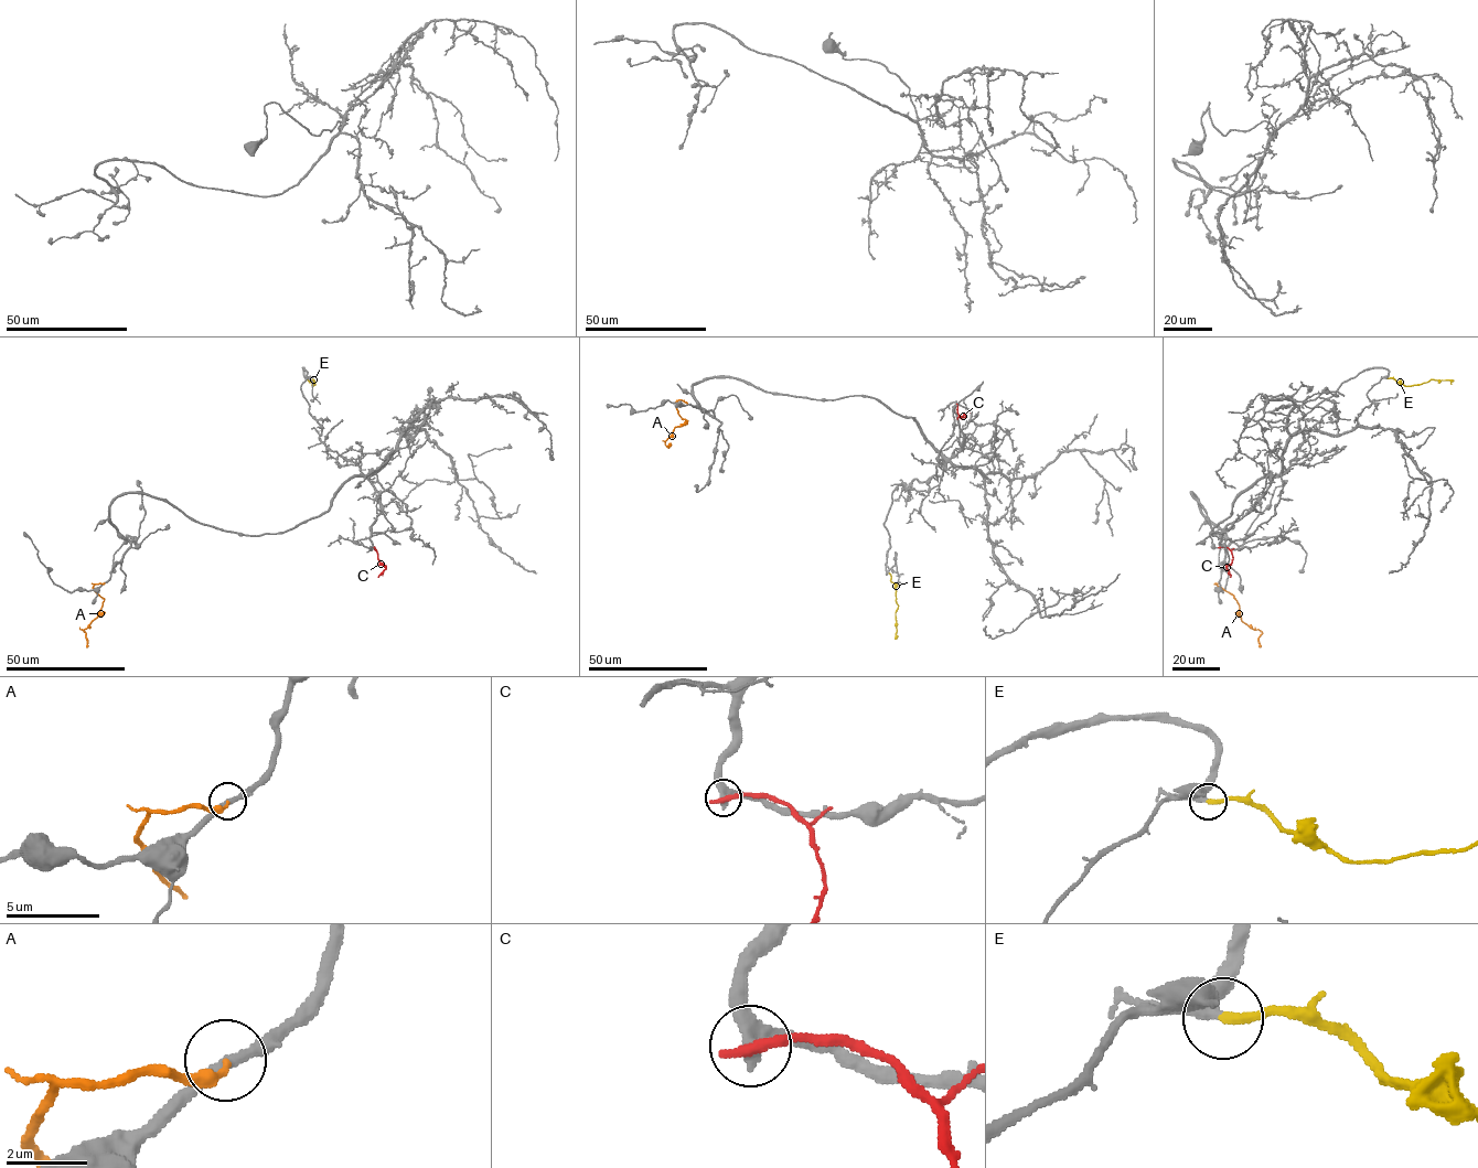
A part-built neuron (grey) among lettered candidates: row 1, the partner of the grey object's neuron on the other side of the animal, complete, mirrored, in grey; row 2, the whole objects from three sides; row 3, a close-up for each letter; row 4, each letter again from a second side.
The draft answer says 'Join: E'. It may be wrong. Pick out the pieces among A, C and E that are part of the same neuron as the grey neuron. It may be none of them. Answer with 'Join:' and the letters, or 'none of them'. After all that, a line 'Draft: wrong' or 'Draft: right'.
Join: E
Draft: right

